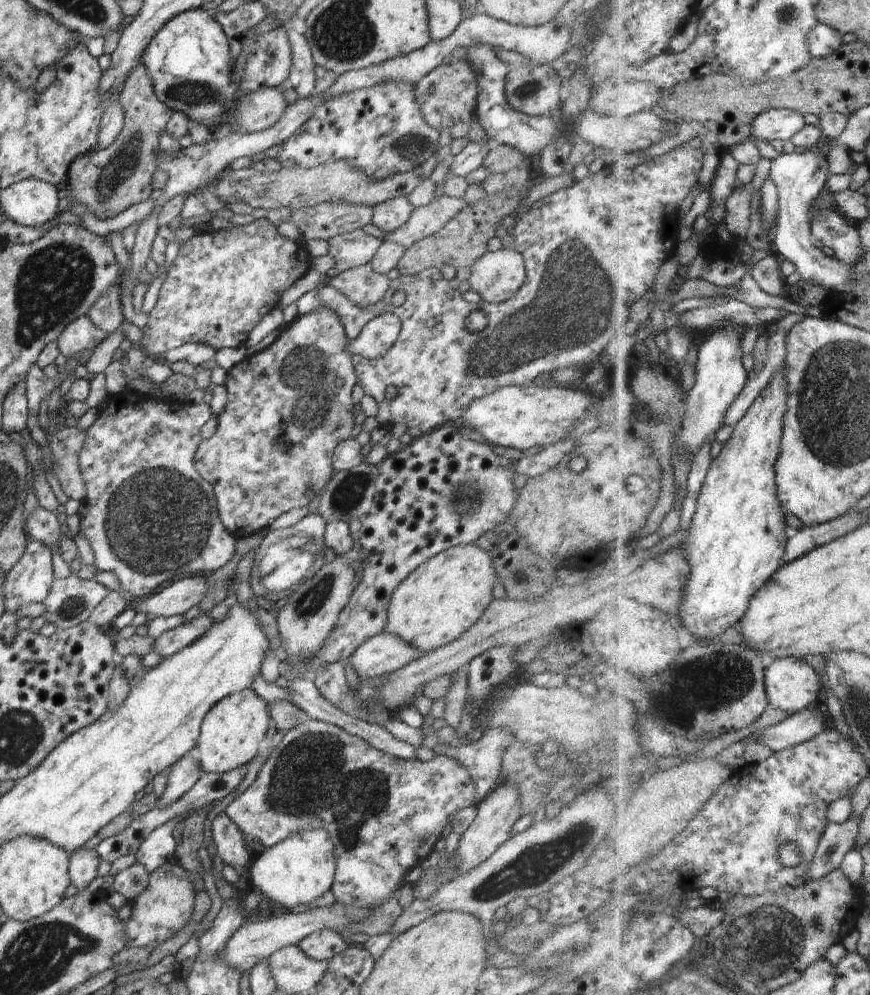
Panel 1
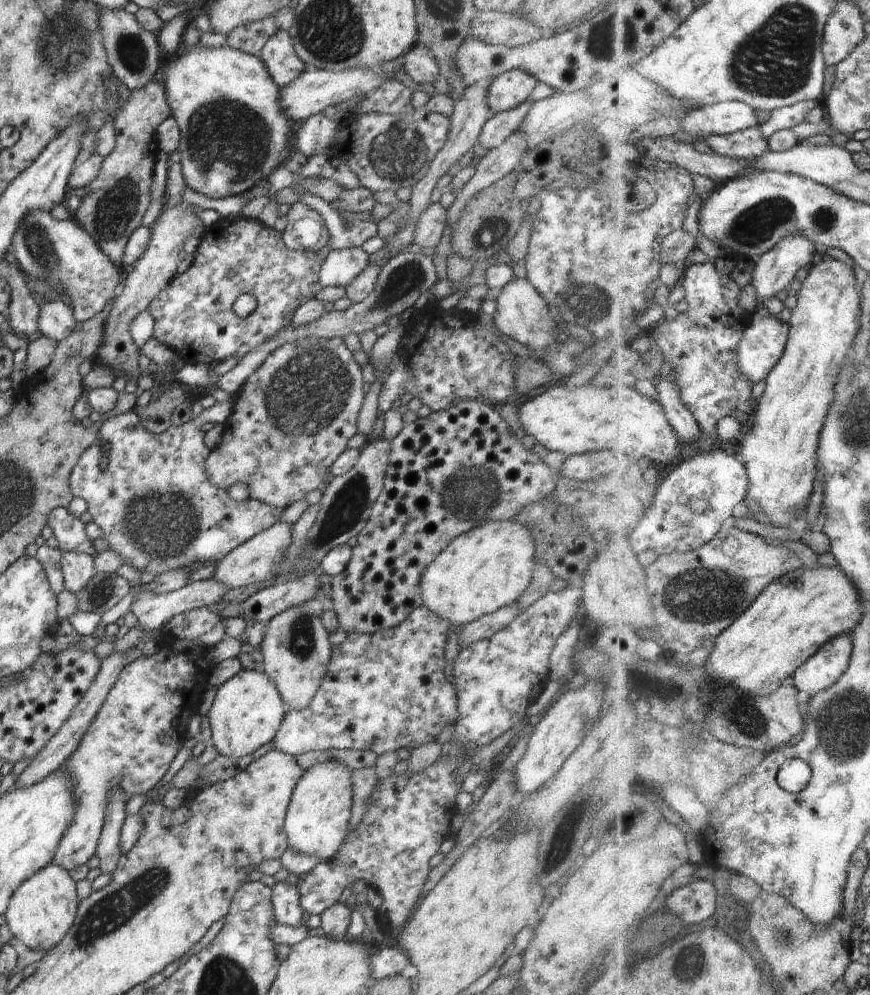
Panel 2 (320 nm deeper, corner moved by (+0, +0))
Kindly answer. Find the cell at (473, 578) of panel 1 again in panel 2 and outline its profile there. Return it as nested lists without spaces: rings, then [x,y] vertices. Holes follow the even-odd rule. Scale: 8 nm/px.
[[[513,519],[485,522],[449,541],[434,562],[426,567],[420,583],[422,605],[429,613],[448,621],[453,628],[471,623],[518,601],[525,588],[534,583],[535,566],[535,542],[524,525]]]

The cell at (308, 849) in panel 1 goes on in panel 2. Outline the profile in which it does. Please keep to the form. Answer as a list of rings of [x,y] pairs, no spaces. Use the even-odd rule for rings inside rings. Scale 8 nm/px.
[[[340,761],[314,764],[300,777],[291,796],[286,813],[284,830],[288,848],[294,848],[322,858],[322,862],[334,858],[347,836],[347,828],[353,807],[353,772]]]

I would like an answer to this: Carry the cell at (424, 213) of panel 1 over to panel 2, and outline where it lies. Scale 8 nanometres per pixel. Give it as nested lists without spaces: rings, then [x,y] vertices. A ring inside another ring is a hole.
[[[432,203],[420,215],[414,233],[413,244],[421,247],[435,248],[444,236],[444,224],[447,214],[440,203]]]

